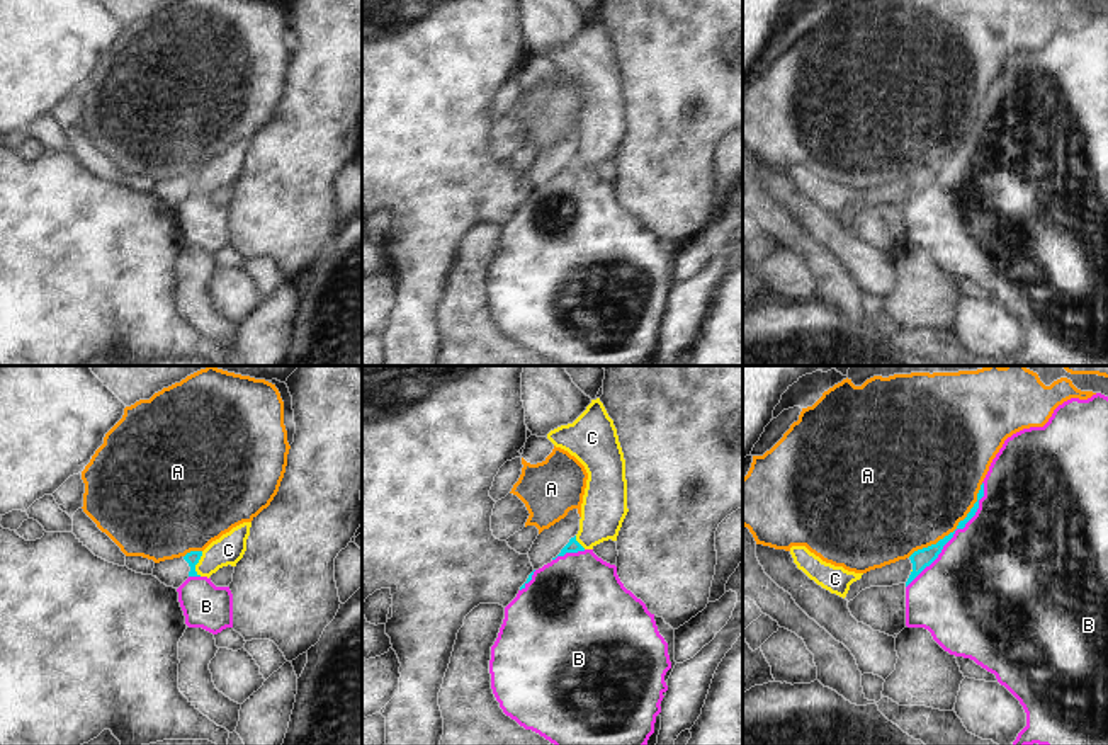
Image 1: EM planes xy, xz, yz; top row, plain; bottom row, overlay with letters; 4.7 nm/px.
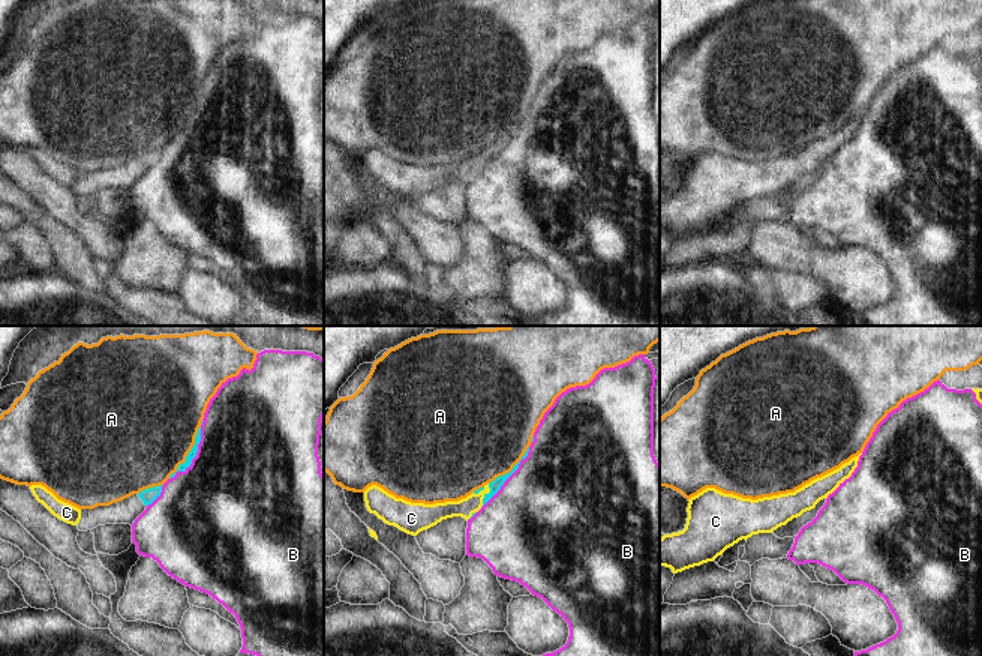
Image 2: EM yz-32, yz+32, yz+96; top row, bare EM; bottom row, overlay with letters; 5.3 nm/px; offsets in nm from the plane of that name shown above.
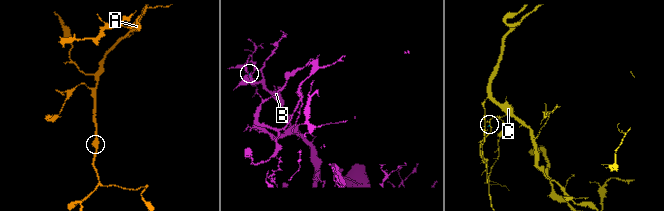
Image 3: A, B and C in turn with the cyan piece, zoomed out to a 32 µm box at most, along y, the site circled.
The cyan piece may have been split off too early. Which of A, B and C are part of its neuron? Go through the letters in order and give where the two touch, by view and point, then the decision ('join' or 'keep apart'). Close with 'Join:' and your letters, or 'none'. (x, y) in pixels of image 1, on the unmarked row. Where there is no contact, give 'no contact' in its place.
A: yz (955, 148) | keep apart
B: yz (954, 152) | join
C: xy (197, 181) | keep apart
Join: B

